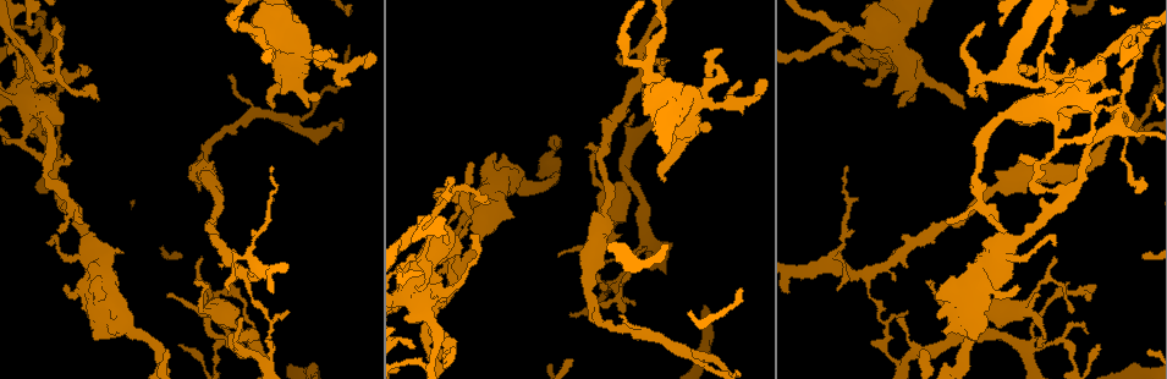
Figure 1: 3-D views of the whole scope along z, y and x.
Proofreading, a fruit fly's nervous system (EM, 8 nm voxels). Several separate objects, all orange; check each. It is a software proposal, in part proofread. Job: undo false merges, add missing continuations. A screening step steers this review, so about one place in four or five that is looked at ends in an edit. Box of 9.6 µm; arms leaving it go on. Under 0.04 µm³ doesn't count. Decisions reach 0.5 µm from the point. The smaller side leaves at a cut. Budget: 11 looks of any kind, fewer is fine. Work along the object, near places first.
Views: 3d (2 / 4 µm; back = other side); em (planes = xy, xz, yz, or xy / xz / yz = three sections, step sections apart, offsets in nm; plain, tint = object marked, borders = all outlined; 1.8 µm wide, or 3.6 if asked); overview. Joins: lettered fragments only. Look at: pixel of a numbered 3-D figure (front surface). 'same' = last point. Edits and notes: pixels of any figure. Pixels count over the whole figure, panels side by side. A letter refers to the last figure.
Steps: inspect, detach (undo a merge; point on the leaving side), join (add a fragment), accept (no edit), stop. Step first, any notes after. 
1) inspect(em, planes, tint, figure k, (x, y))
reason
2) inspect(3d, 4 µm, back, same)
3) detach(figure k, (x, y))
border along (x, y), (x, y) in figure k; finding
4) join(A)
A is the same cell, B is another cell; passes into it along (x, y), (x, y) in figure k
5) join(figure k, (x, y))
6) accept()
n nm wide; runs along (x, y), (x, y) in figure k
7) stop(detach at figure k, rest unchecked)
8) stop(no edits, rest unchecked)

inspect(3d, 4 µm, figure 1, (453, 280))
narrows sharply

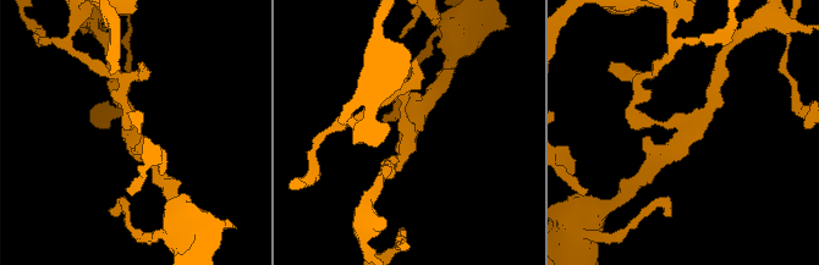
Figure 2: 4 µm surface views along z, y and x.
inspect(em, yz, step 16, tint, figure 2, (683, 142))
3 arms; arms of 170, 200, 220 nm

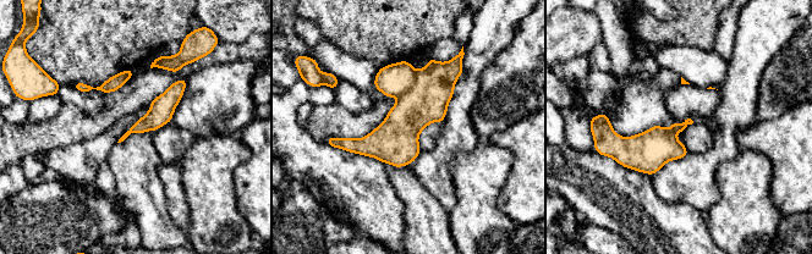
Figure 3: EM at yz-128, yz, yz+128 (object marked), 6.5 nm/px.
inspect(em, xy, step 16, borders, same)

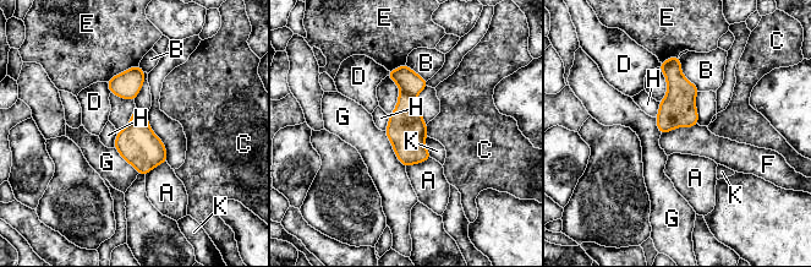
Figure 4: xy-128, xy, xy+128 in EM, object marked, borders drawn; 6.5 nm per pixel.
detach(figure 4, (406, 80))
A, B, C, D, E, F, G, H and K are other cells; a second cell is stuck on

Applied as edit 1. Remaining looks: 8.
inspect(overview)
see it whole again

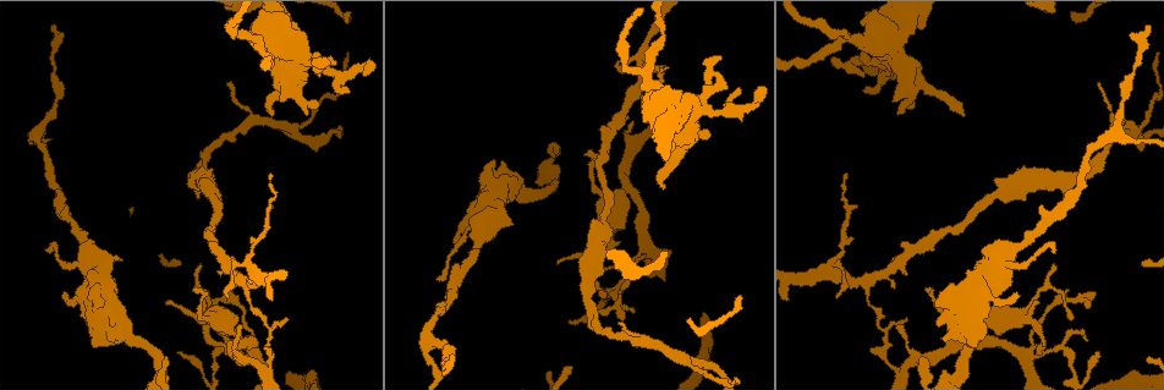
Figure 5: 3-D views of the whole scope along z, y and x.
inspect(3d, 2 µm, back, figure 5, (962, 115))
branch stops here

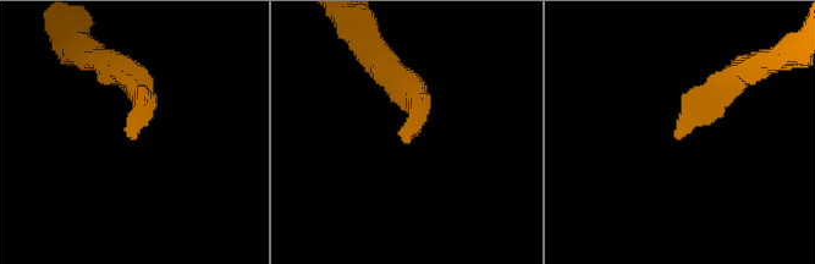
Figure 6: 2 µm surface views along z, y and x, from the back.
inspect(em, yz, step 16, borders, figure 6, (132, 139))

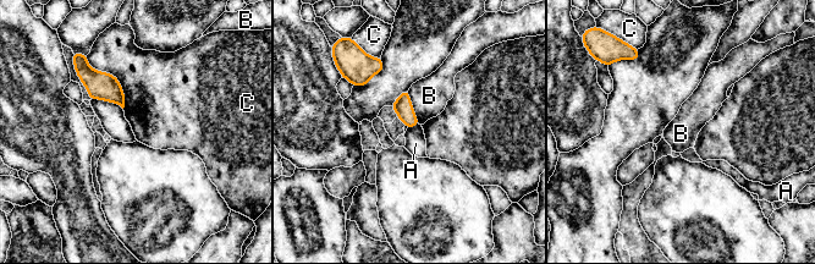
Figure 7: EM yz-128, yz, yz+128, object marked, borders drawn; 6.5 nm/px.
accept()
A, B and C are other cells; border along (418, 124), (407, 128) in figure 7; no lettered fragment goes on from it

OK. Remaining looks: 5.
inspect(3d, 4 µm, figure 5, (212, 193))
thick turns thin

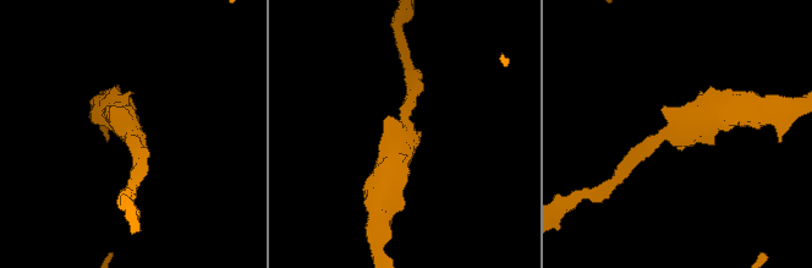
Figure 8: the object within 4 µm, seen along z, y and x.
inspect(em, yz, step 4, tint, figure 8, (403, 141))
arms of 200, 440 nm; need the tissue

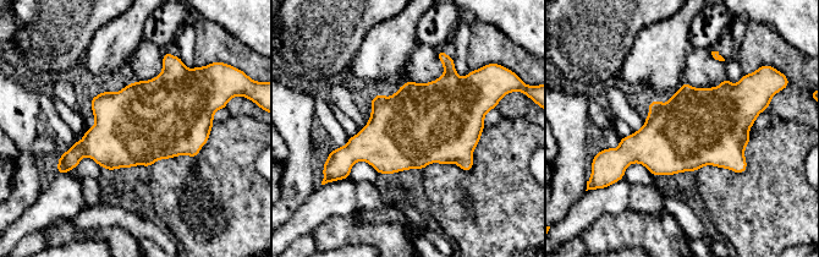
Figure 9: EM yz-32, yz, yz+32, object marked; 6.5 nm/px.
inspect(em, planes, borders, same)
cut it another way

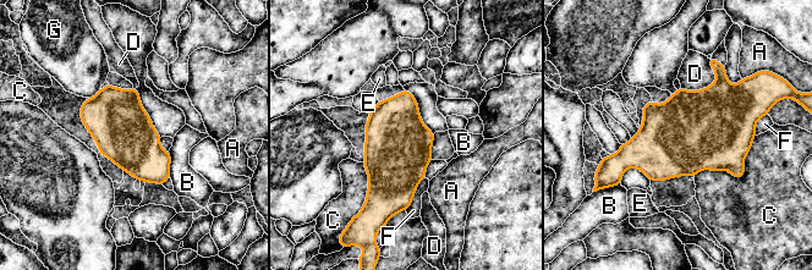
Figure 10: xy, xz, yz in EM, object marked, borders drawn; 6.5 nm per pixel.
accept()
A, B, C, D, E, F and G are other cells; border along (709, 59), (716, 78), (681, 88) in figure 10; one cell here

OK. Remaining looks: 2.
stop(detach at figure 4, rest unchecked)

